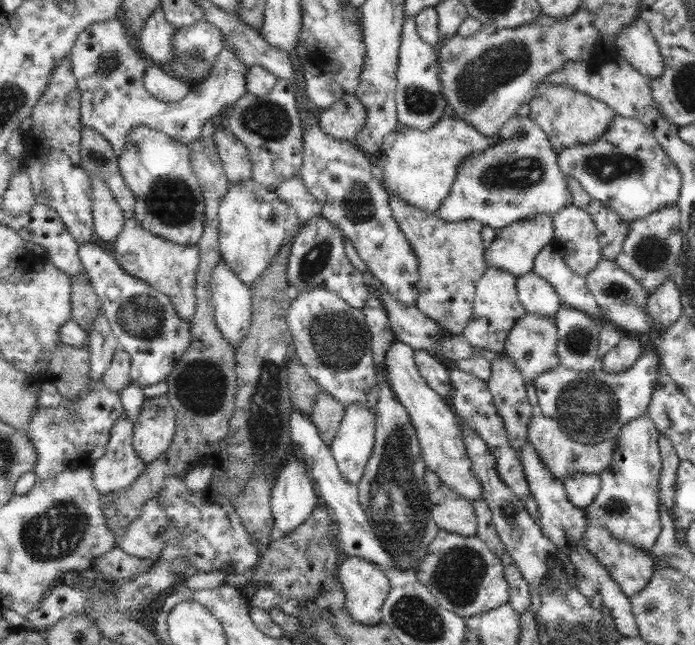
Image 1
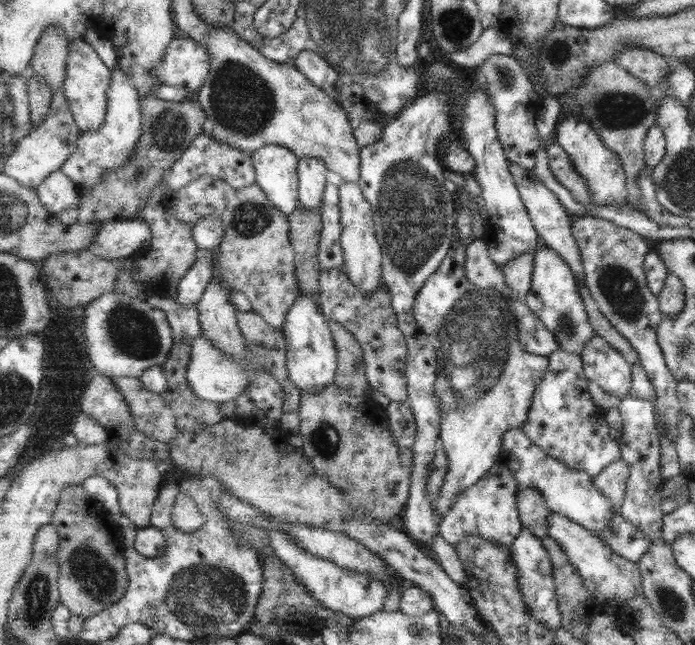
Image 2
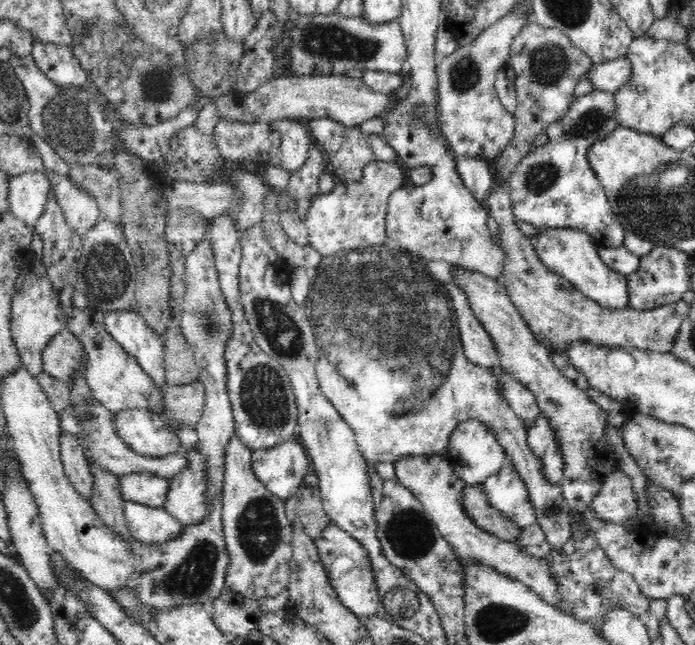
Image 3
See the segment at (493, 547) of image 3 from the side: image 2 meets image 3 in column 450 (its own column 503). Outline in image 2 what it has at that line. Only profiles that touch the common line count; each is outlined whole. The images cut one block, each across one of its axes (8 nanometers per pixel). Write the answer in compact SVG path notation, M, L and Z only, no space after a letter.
M493 463L492 467L471 486L451 499L451 505L438 522L438 535L455 548L456 544L470 534L510 546L522 529L518 519L516 492L519 486L504 463Z

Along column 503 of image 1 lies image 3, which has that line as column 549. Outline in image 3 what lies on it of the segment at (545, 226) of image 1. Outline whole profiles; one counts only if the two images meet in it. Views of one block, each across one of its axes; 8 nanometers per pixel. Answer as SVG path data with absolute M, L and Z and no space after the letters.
M540 228L534 236L532 247L550 273L564 277L584 297L605 308L628 308L626 276L612 271L600 261L598 246L588 233L572 228Z

